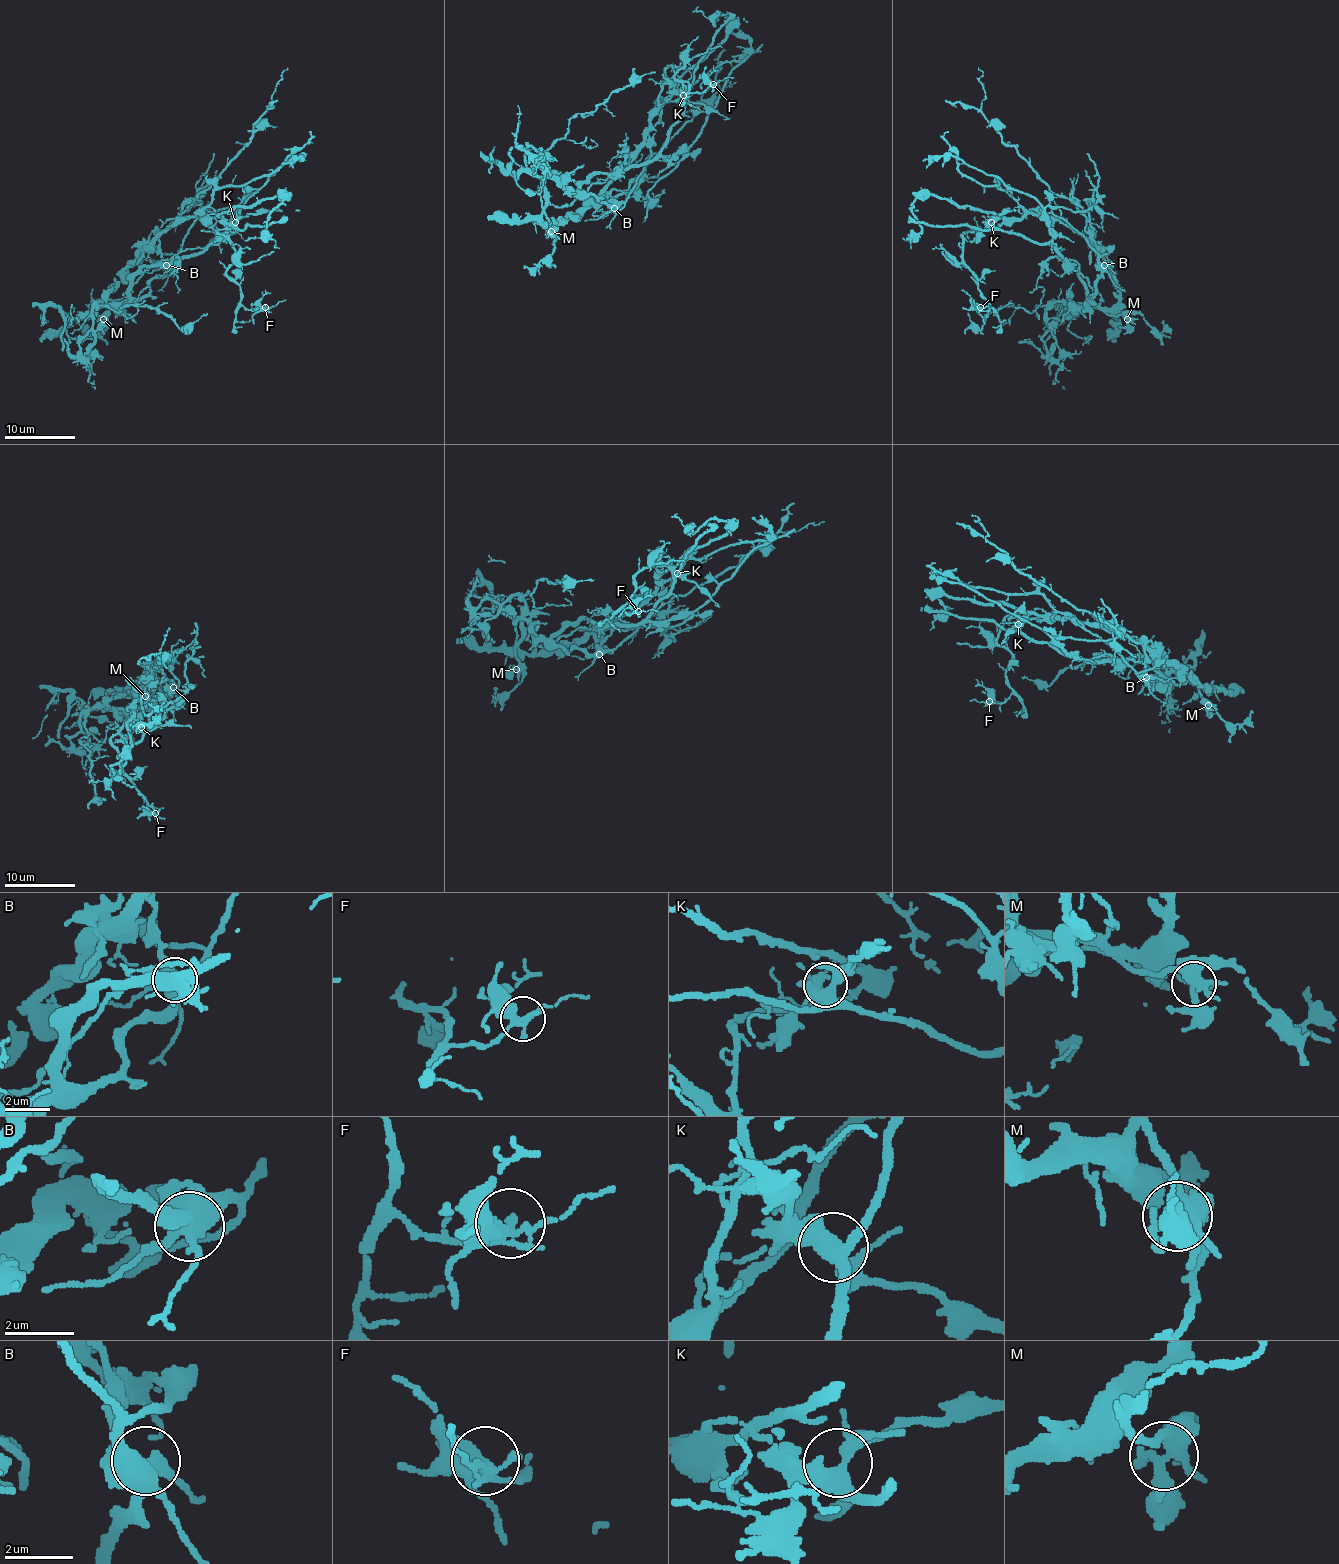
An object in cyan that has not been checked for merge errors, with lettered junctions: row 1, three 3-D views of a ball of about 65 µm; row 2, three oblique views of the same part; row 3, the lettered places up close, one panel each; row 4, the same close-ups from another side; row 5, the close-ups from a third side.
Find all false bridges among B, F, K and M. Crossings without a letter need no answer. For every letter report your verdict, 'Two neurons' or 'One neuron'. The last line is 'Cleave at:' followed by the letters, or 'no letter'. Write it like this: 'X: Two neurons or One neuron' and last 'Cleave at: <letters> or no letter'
B: One neuron
F: One neuron
K: One neuron
M: One neuron
Cleave at: no letter

